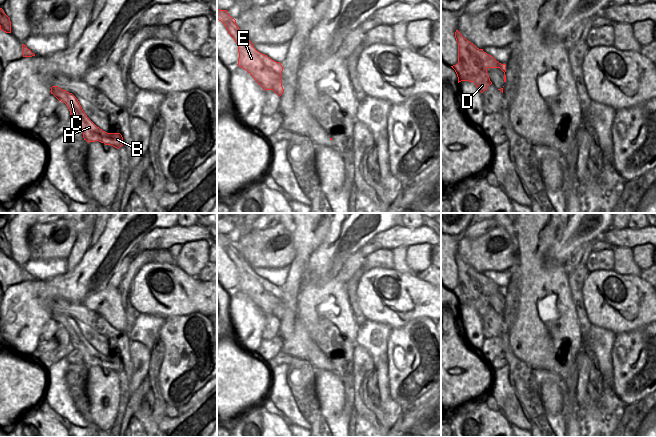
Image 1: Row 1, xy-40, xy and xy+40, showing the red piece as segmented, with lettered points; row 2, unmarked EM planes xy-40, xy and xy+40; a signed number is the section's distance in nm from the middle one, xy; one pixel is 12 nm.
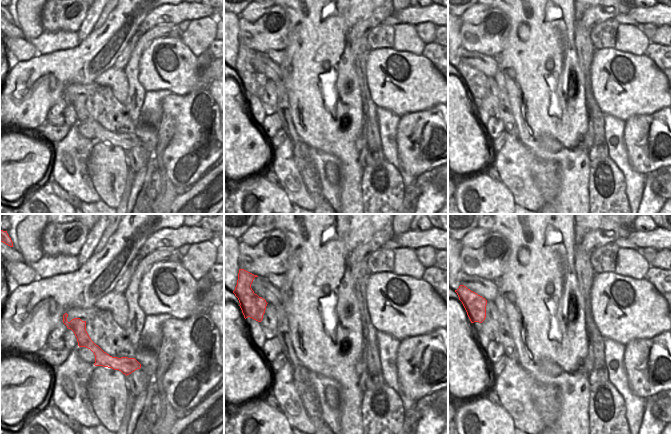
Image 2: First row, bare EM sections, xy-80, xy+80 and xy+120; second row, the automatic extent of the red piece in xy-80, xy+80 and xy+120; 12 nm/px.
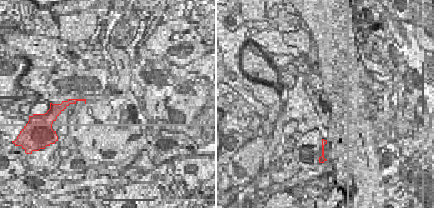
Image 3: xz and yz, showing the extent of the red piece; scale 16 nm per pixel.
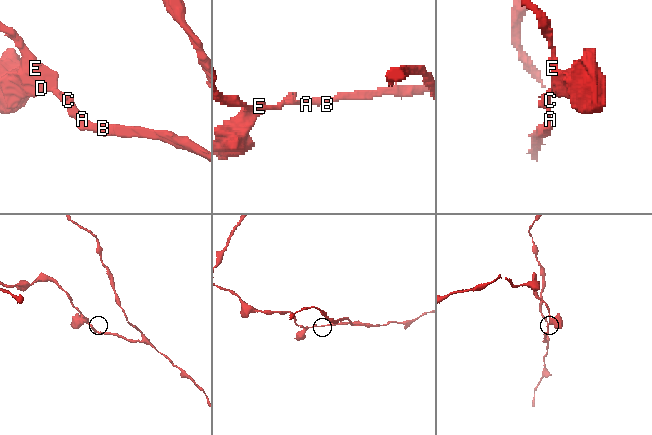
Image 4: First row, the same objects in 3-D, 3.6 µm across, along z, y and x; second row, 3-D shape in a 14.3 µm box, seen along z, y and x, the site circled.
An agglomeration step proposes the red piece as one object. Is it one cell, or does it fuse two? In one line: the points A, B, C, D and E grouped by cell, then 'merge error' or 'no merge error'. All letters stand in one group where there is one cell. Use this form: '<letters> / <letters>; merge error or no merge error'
A B C / D E; merge error

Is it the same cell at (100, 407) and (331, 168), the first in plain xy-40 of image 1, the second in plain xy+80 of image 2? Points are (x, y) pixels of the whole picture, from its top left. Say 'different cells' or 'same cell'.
same cell

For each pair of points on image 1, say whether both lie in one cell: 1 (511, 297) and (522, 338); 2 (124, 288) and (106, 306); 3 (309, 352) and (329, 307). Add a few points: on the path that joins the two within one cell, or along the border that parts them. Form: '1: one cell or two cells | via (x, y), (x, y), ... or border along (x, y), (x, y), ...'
1: two cells | border along (519, 291), (518, 312), (516, 320), (510, 329)
2: two cells | border along (118, 288), (126, 316)
3: one cell | via (302, 338), (302, 323), (315, 310)

